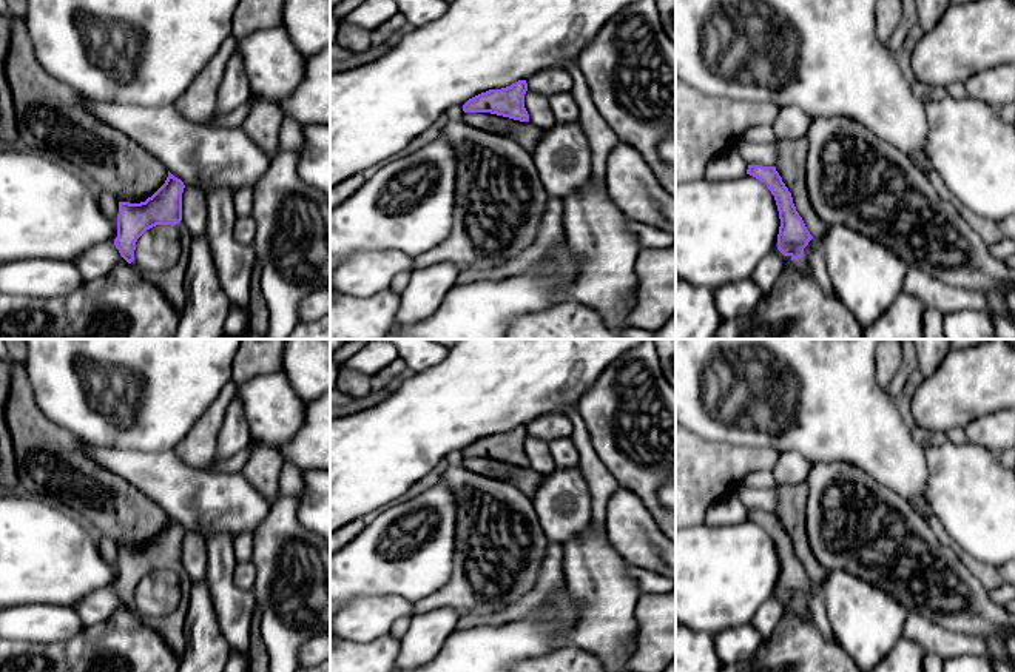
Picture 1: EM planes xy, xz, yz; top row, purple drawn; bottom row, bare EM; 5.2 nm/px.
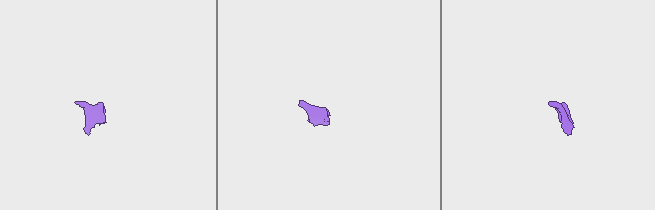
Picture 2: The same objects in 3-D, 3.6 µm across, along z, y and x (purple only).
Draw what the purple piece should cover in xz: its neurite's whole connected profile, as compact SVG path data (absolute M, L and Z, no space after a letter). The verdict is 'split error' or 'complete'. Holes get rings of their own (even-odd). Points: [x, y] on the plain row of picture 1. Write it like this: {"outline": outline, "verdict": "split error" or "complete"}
{"outline": "M518 425L501 435L489 435L463 450L464 458L491 458L509 462L520 467L529 467L529 459L524 453L524 439L528 436L526 425Z", "verdict": "complete"}

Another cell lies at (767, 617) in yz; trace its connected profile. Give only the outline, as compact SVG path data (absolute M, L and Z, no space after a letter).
M779 596L765 601L754 613L751 624L765 637L768 637L788 610L787 603Z

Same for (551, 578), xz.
M548 543L534 587L509 603L501 612L486 617L486 624L498 626L529 617L551 617L554 610L546 603L563 587L566 587L563 575L563 546Z

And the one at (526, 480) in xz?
M464 458L463 465L477 475L509 482L528 498L534 496L545 478L543 473L531 467L520 467L491 458Z

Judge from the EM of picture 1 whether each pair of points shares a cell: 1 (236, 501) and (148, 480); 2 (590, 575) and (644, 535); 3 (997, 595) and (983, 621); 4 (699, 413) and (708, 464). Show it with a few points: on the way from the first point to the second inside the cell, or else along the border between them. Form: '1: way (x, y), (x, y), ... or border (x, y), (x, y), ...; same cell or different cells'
1: way (215, 501), (193, 501), (170, 483); same cell
2: border (603, 526), (610, 544), (628, 564); different cells
3: border (988, 592), (998, 604); different cells
4: border (691, 430), (704, 438), (738, 446); different cells

